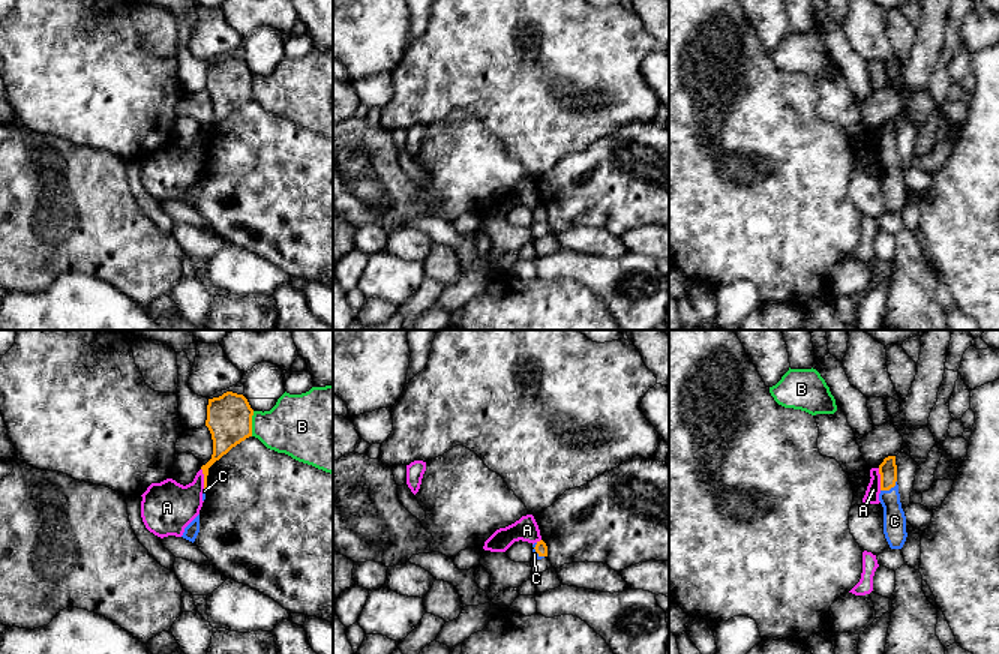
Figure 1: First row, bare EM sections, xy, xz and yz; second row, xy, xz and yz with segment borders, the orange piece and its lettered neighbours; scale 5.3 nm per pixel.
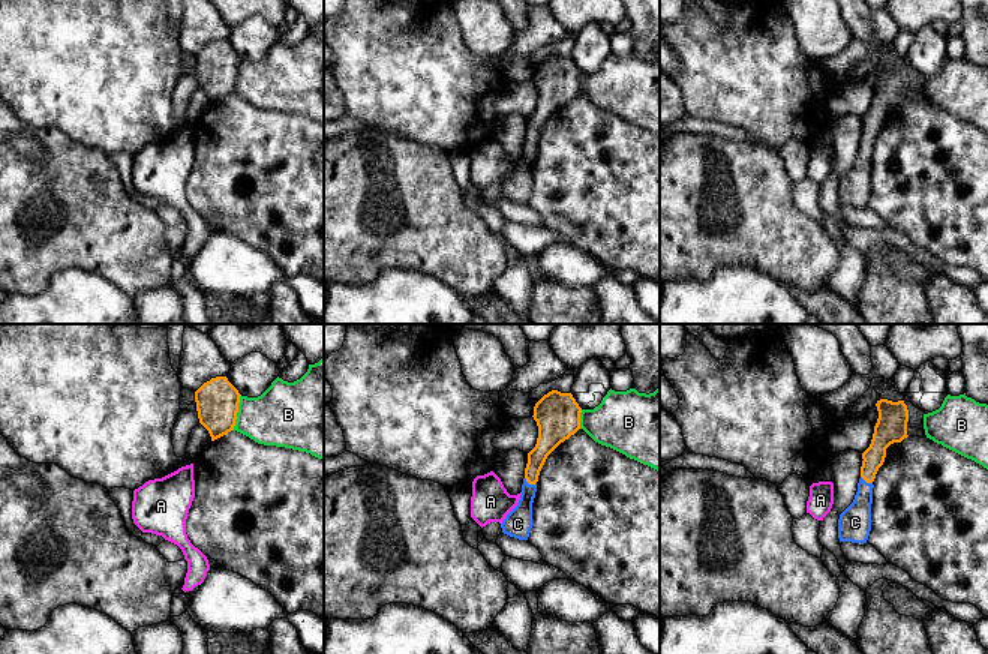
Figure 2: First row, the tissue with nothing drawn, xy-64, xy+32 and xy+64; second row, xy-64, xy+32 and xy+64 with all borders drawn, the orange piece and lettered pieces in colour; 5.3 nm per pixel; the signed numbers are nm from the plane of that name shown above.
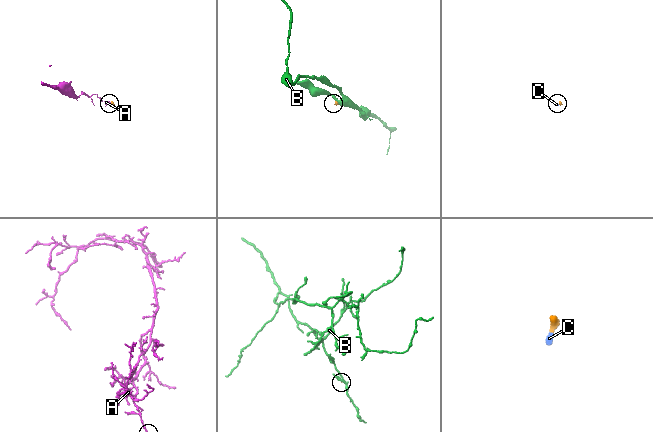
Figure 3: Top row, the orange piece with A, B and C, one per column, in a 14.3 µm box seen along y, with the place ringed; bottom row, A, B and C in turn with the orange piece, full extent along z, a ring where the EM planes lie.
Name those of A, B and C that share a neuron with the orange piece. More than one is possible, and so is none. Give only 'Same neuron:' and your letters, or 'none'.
Same neuron: C

